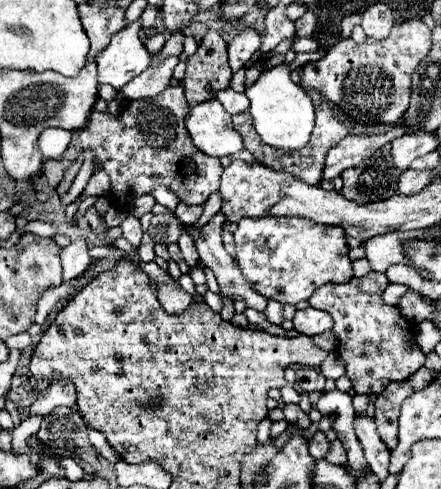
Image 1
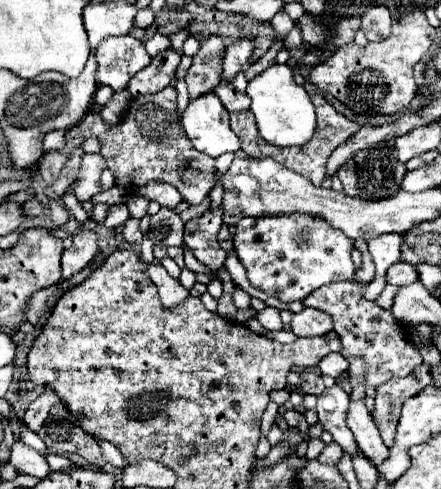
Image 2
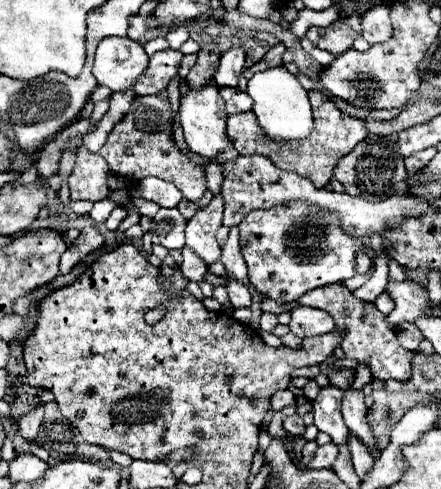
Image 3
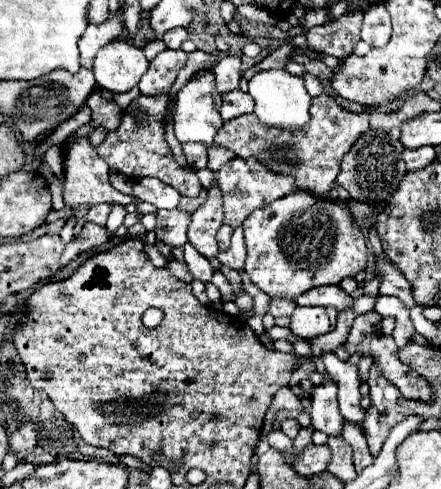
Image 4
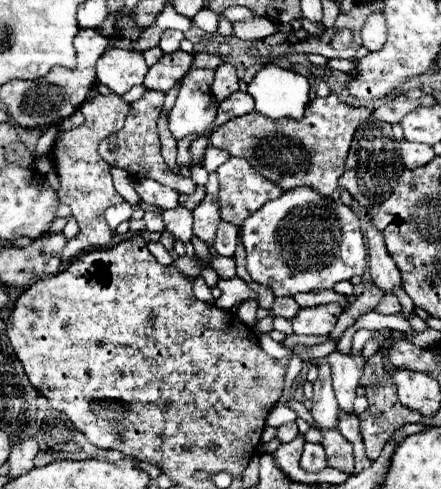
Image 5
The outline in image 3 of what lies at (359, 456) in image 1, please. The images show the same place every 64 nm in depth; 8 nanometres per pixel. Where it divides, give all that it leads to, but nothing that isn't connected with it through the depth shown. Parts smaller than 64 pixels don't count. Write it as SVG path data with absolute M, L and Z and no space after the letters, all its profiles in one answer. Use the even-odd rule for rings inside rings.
M324 386L320 388L316 400L312 402L314 426L320 432L326 432L334 444L346 444L346 436L348 436L348 428L340 412L340 398L342 398L340 388Z

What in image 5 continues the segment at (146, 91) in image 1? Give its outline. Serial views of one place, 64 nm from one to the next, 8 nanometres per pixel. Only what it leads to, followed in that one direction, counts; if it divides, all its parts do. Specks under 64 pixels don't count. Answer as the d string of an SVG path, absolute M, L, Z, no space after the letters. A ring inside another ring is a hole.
M176 50L172 54L164 54L148 70L148 74L144 78L144 86L148 90L168 92L186 76L186 72L192 68L192 62L194 62L194 54L186 54L182 50Z

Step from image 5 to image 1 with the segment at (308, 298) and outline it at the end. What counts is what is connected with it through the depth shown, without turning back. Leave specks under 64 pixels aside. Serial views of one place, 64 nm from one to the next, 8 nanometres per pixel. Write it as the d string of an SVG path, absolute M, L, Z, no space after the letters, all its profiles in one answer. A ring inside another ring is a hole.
M370 272L364 278L352 278L344 284L328 284L310 296L310 306L328 312L334 318L338 336L338 356L346 362L346 376L358 394L380 394L386 384L406 380L424 366L424 352L416 344L416 326L400 316L396 306L382 302L382 292L388 278L380 272Z

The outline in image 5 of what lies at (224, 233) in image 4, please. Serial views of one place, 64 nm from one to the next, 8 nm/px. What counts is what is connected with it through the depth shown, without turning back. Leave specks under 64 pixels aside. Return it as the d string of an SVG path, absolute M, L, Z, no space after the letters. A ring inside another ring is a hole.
M224 220L218 224L216 238L214 238L214 250L220 256L234 256L236 248L236 238L238 238L238 228L232 224L226 224Z

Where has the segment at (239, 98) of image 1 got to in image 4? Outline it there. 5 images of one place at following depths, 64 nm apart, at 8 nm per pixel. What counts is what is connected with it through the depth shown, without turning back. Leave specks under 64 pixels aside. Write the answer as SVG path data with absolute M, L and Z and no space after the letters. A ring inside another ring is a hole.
M234 90L234 92L228 92L222 96L220 114L222 114L224 122L228 122L236 116L242 116L242 114L250 114L250 112L252 112L252 98L246 92Z

